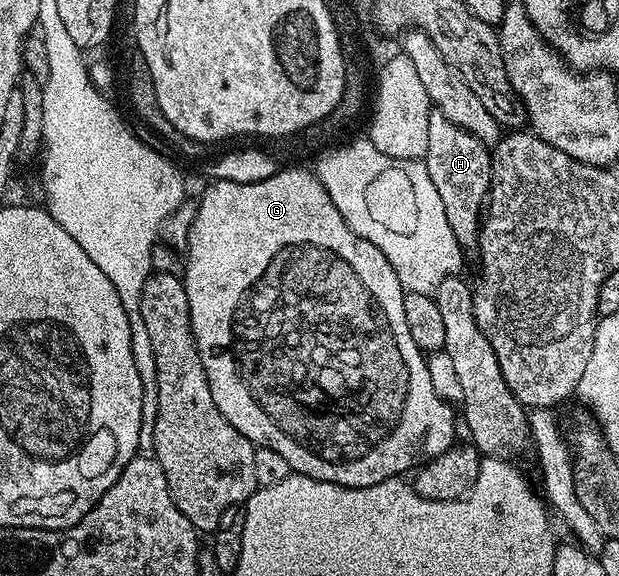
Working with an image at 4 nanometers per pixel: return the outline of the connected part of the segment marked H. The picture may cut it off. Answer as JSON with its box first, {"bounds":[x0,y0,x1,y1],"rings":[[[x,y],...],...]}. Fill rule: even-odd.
{"bounds":[425,111,491,251],"rings":[[[433,111],[429,115],[429,147],[425,164],[437,196],[445,207],[445,219],[457,235],[457,243],[471,251],[479,244],[479,226],[485,212],[487,192],[491,186],[491,149],[469,131],[449,123],[445,115]]]}

